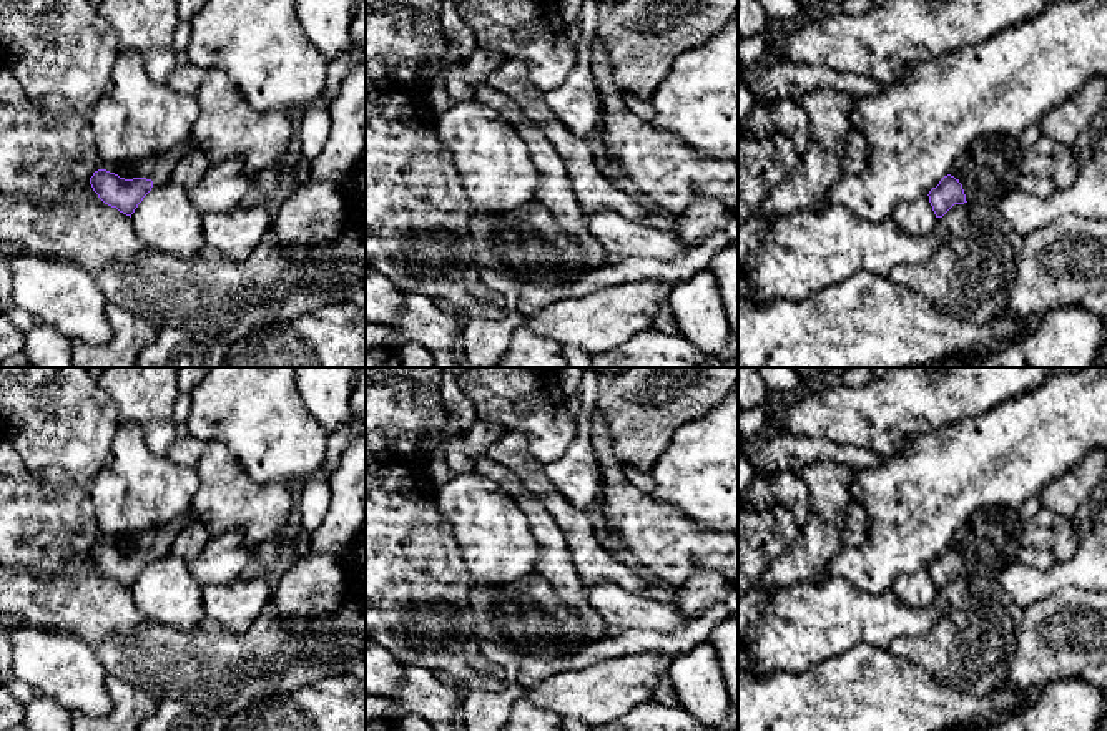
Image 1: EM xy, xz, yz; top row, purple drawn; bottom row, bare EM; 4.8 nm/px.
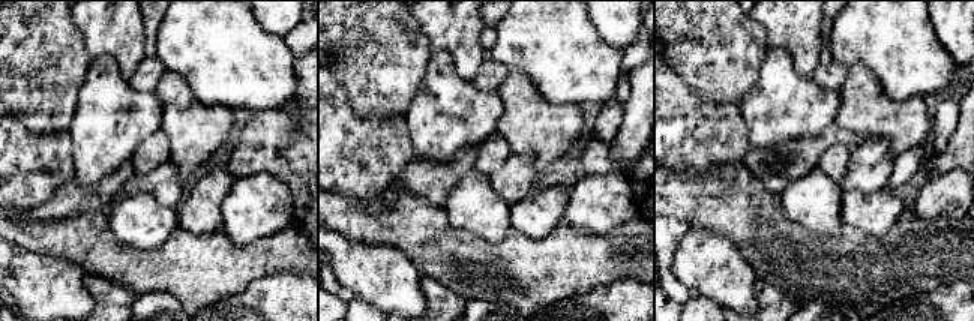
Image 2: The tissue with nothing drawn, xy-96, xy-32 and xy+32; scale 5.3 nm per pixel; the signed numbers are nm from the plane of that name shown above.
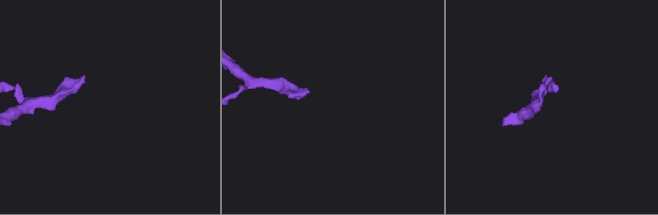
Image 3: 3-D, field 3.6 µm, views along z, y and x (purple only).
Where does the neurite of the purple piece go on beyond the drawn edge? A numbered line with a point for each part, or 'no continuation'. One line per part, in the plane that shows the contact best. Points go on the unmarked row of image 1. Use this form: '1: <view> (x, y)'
1: xy (158, 540)

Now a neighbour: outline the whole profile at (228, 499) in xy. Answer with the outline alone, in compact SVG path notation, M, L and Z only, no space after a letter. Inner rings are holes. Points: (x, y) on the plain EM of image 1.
M206 442L194 470L199 488L191 508L211 537L239 530L246 545L258 547L286 525L293 508L288 480L254 482L221 442Z

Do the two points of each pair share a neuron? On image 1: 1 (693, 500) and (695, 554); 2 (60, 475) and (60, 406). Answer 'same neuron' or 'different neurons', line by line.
1: different neurons
2: same neuron

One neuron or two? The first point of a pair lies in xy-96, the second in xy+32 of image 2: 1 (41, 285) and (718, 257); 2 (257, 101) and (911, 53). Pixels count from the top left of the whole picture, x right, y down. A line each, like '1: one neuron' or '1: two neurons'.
1: one neuron
2: one neuron

